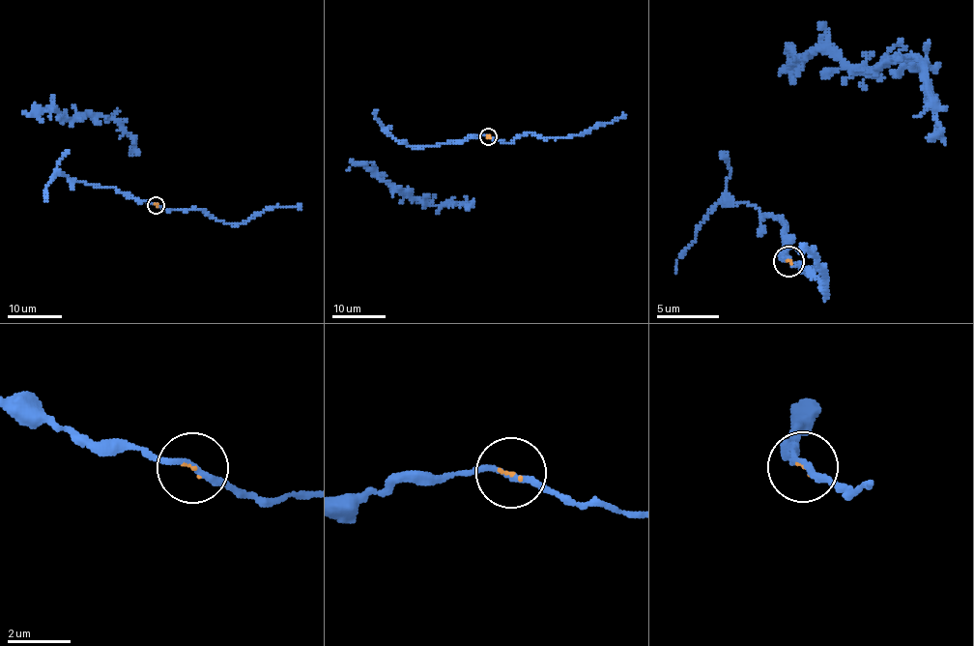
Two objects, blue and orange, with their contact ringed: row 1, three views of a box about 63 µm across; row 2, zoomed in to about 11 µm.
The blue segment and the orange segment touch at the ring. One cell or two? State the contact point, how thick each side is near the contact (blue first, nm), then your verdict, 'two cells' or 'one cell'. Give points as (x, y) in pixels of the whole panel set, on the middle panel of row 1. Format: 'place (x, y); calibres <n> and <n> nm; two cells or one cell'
place (488, 136); calibres 170 and 60 nm; one cell

